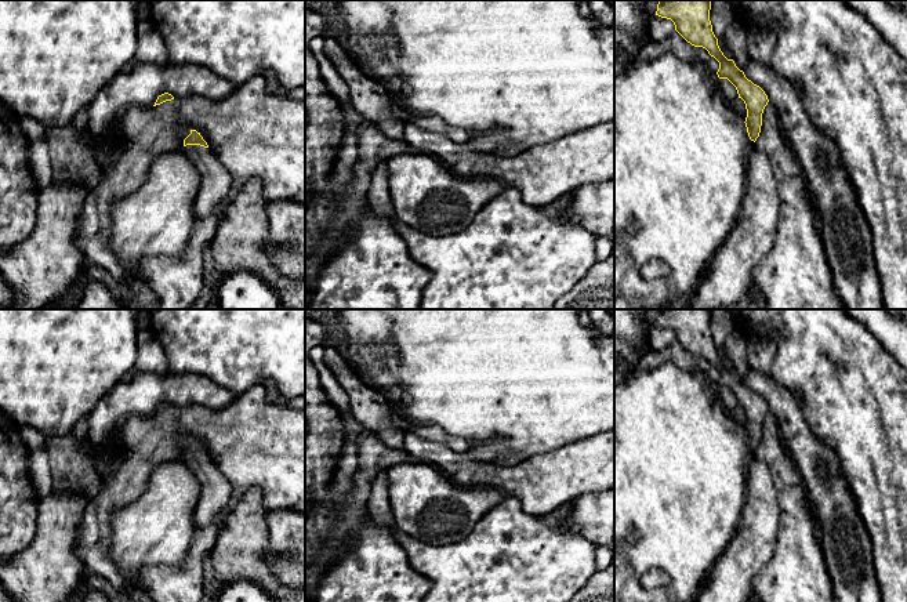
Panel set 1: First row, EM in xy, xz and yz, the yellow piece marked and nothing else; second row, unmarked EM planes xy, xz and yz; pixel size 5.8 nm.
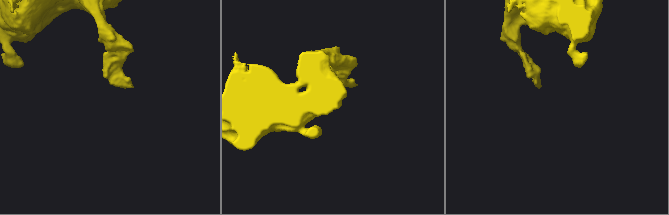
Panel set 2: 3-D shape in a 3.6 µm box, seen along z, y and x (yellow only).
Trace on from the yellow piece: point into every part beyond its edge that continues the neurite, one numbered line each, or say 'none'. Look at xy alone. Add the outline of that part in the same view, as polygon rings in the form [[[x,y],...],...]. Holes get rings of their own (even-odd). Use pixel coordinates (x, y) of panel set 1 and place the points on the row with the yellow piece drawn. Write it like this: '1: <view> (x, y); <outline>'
1: xy (216, 181); [[[186,145],[184,149],[193,156],[202,174],[202,185],[195,203],[195,215],[197,218],[210,217],[231,192],[232,177],[214,157],[210,148]]]

